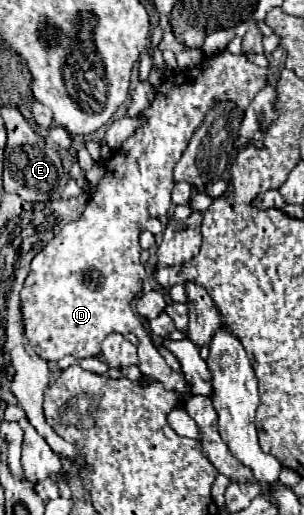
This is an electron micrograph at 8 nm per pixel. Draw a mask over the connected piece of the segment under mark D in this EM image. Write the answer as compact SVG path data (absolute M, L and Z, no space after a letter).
M223 49L211 57L205 57L197 67L171 73L159 85L155 85L155 97L147 109L139 115L143 123L135 129L135 133L115 151L105 163L105 175L99 181L95 193L91 195L87 209L75 223L67 223L31 261L29 277L25 279L25 287L21 291L21 313L25 323L25 335L33 347L33 351L47 361L59 361L65 355L73 355L77 359L97 357L101 353L101 343L109 333L135 333L137 337L137 353L139 353L139 369L145 377L157 379L165 383L165 387L173 391L185 391L185 401L191 397L189 385L181 373L175 373L165 359L159 355L153 345L147 329L139 321L139 317L131 309L131 301L141 293L141 283L145 279L145 269L139 261L141 245L139 237L145 231L145 223L155 217L163 219L171 207L171 189L173 169L181 159L185 147L193 133L201 127L207 111L219 101L233 101L241 113L247 111L253 97L267 85L267 67L259 67L251 63L243 53L233 55Z

